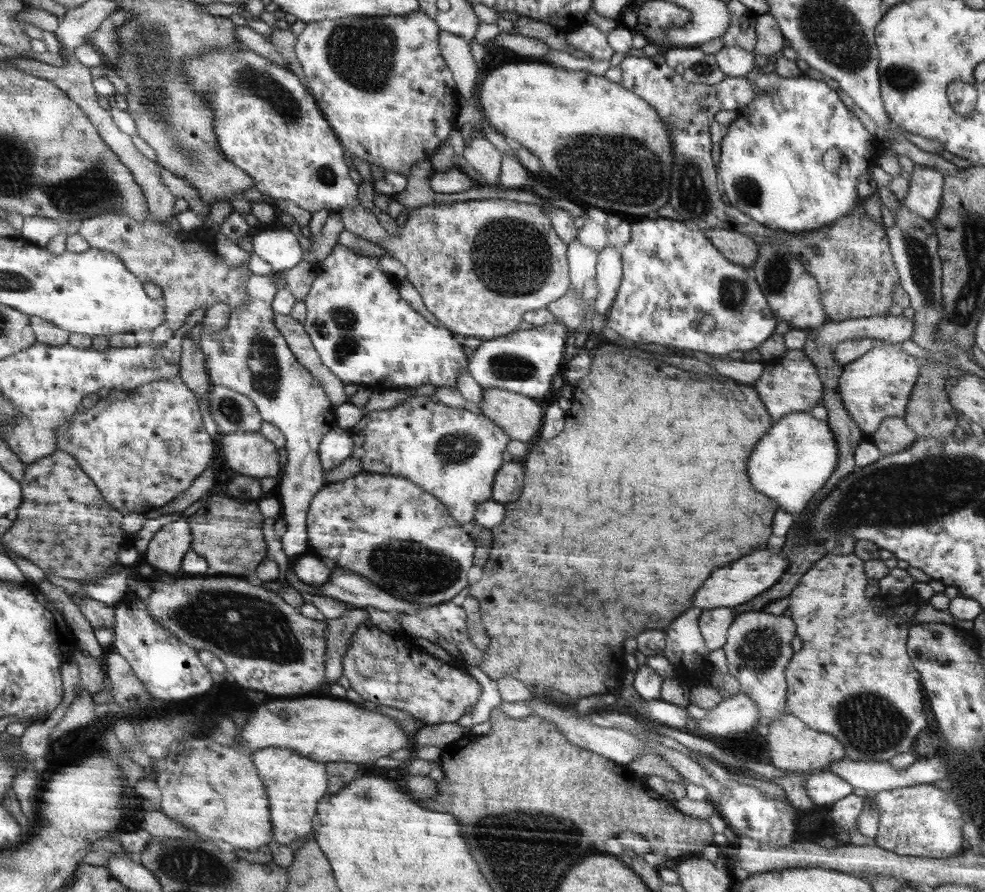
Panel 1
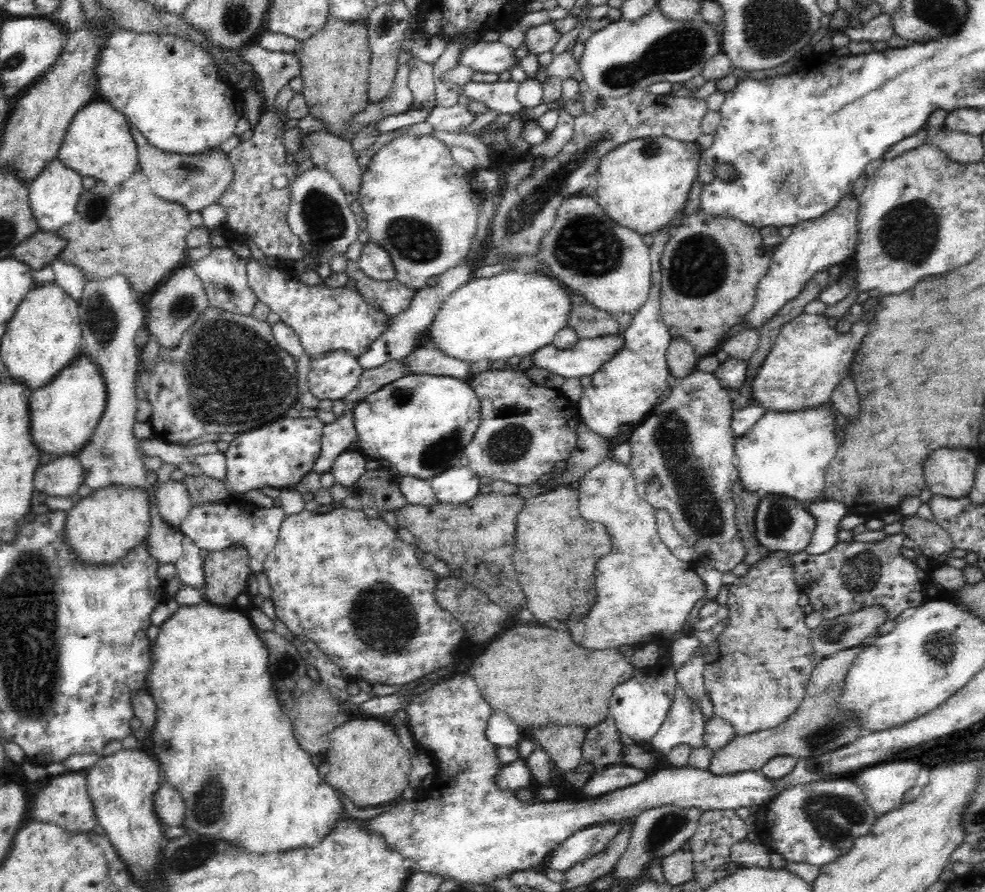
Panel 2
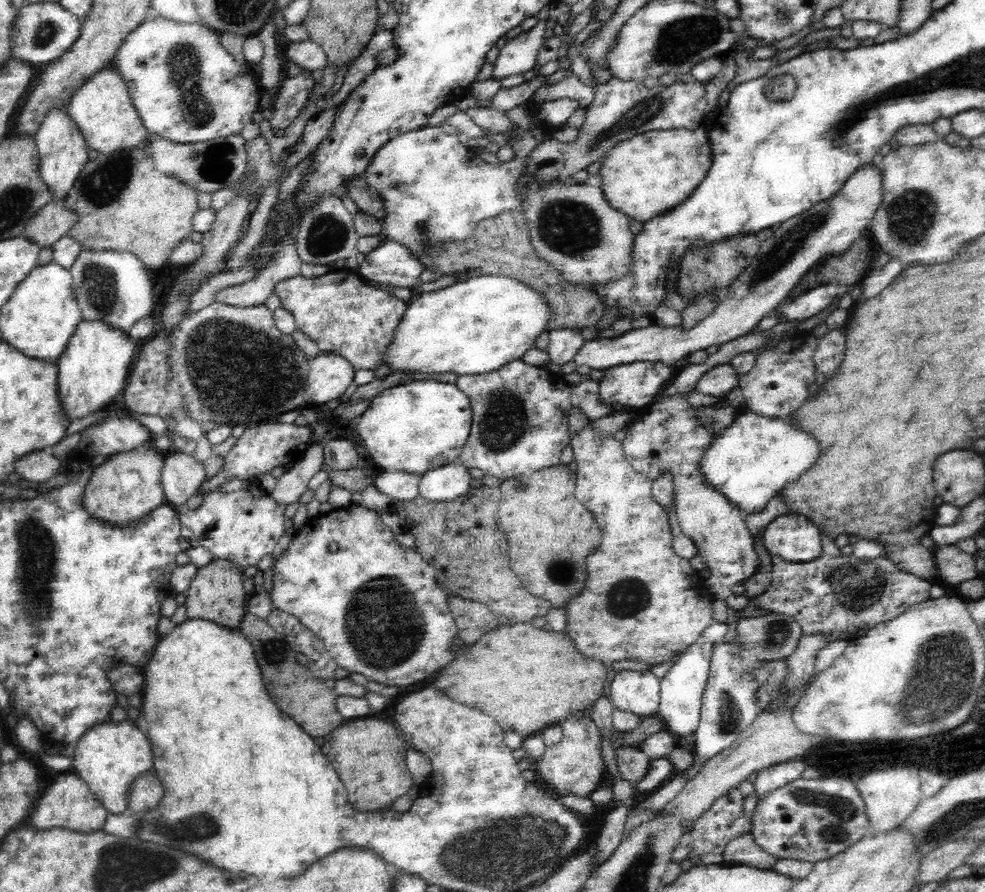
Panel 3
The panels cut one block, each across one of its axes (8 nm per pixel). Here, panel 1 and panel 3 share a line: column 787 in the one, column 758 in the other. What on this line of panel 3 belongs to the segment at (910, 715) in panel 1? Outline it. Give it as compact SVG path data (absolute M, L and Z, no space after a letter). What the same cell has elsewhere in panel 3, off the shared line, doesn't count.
M787 659L762 662L750 673L758 679L758 707L763 711L768 704L783 694L781 684L787 675Z

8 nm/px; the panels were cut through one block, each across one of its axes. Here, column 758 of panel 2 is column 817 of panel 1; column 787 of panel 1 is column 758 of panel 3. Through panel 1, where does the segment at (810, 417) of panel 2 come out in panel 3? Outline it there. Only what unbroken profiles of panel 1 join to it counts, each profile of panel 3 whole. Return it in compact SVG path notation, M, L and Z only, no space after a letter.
M742 409L734 422L704 450L699 460L699 472L715 492L723 494L741 511L755 513L778 495L783 486L796 480L796 474L804 474L812 458L816 458L816 446L812 446L808 434L800 434L798 428L780 418L760 416Z

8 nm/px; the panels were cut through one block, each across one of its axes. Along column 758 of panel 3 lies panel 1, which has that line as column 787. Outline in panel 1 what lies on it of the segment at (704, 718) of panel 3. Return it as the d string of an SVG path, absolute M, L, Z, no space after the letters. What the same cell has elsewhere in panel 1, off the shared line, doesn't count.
M744 611L738 613L727 630L724 650L729 673L741 684L741 692L756 702L762 717L771 722L786 716L789 708L786 704L787 682L784 671L795 653L792 640L796 638L797 626L792 617L768 614L762 611Z

